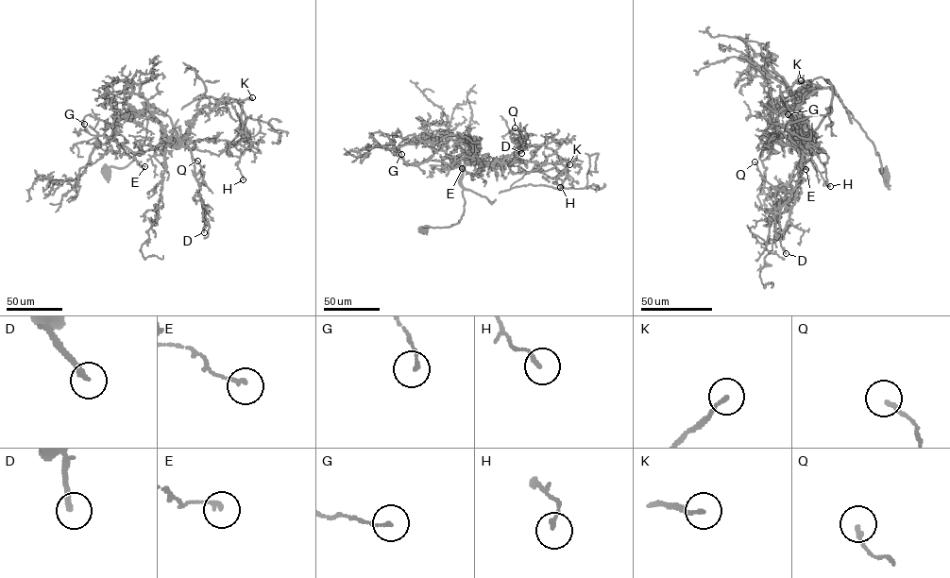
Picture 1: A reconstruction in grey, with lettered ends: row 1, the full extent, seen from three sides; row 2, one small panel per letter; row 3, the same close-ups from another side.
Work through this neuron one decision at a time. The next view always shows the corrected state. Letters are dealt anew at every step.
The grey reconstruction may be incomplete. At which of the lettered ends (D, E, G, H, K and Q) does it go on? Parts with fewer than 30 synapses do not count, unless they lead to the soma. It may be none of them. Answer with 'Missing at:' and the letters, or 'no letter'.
Missing at: no letter

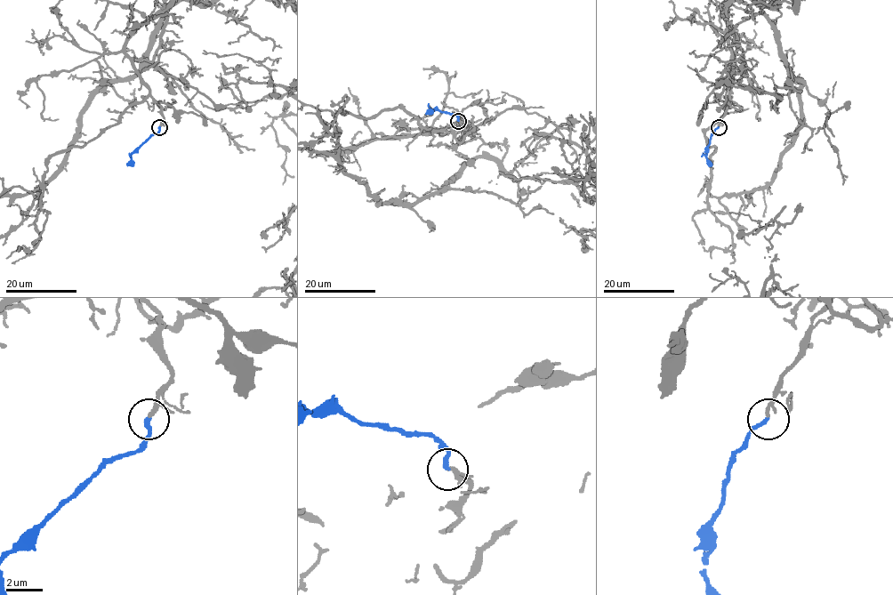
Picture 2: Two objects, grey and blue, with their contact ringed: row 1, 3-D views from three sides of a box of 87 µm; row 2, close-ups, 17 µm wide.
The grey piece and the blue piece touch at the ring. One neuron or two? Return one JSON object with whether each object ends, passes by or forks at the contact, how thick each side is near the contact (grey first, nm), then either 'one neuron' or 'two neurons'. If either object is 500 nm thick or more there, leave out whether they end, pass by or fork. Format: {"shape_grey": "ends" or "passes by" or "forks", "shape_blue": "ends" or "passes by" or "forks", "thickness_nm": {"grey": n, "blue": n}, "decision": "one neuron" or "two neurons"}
{"shape_grey": "passes by", "shape_blue": "ends", "thickness_nm": {"grey": 160, "blue": 240}, "decision": "one neuron"}

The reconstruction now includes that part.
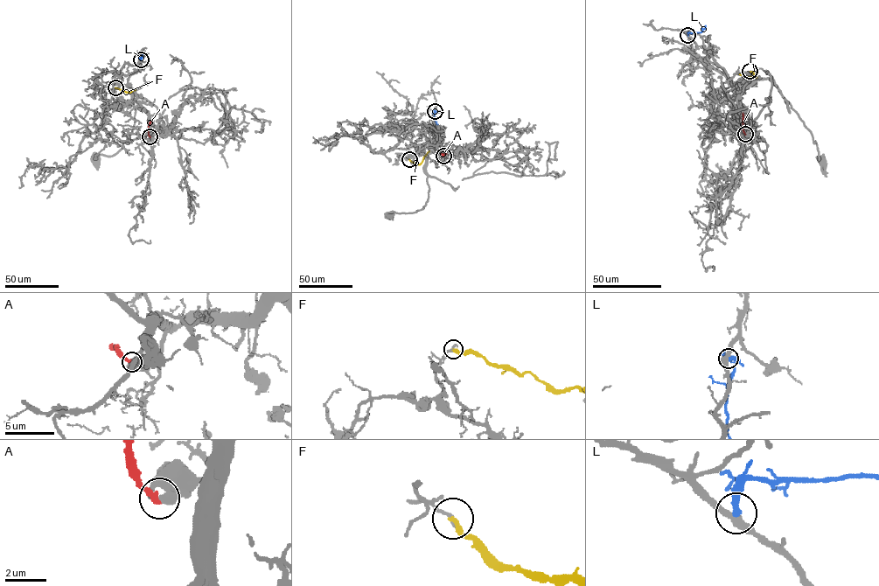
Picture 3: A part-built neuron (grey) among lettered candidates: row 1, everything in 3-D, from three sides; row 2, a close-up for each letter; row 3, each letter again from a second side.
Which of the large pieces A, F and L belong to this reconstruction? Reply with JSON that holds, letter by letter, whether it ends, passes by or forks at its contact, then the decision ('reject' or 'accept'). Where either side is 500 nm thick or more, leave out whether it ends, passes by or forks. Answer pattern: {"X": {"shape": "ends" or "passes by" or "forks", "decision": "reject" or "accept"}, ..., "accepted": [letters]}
{"A": {"decision": "reject"}, "F": {"shape": "ends", "decision": "reject"}, "L": {"shape": "ends", "decision": "reject"}, "accepted": []}

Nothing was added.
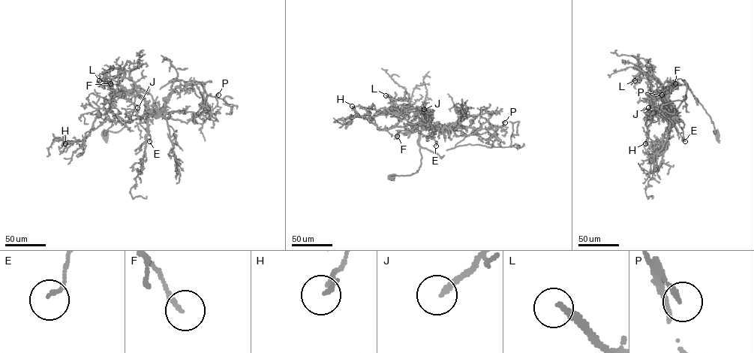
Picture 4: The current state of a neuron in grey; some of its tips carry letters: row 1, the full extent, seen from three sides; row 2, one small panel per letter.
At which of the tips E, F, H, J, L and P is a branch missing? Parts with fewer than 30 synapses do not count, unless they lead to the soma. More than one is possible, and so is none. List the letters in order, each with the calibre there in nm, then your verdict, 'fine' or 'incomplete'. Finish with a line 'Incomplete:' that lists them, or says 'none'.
E: 130 nm thick; fine
F: 170 nm thick; fine
H: 220 nm thick; fine
J: 190 nm thick; fine
L: 200 nm thick; incomplete
P: 190 nm thick; fine
Incomplete: L

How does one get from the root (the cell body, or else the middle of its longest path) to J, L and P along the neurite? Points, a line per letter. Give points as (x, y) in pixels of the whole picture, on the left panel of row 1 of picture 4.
J: (104, 134), (118, 132), (130, 122), (134, 107), (133, 84), (132, 90), (124, 97), (137, 107)
L: (104, 134), (118, 132), (130, 122), (134, 107), (132, 85), (134, 89), (136, 84), (124, 77), (99, 80)
P: (104, 134), (130, 122), (133, 84), (157, 117), (179, 85), (173, 79), (199, 81), (209, 112), (218, 95)

